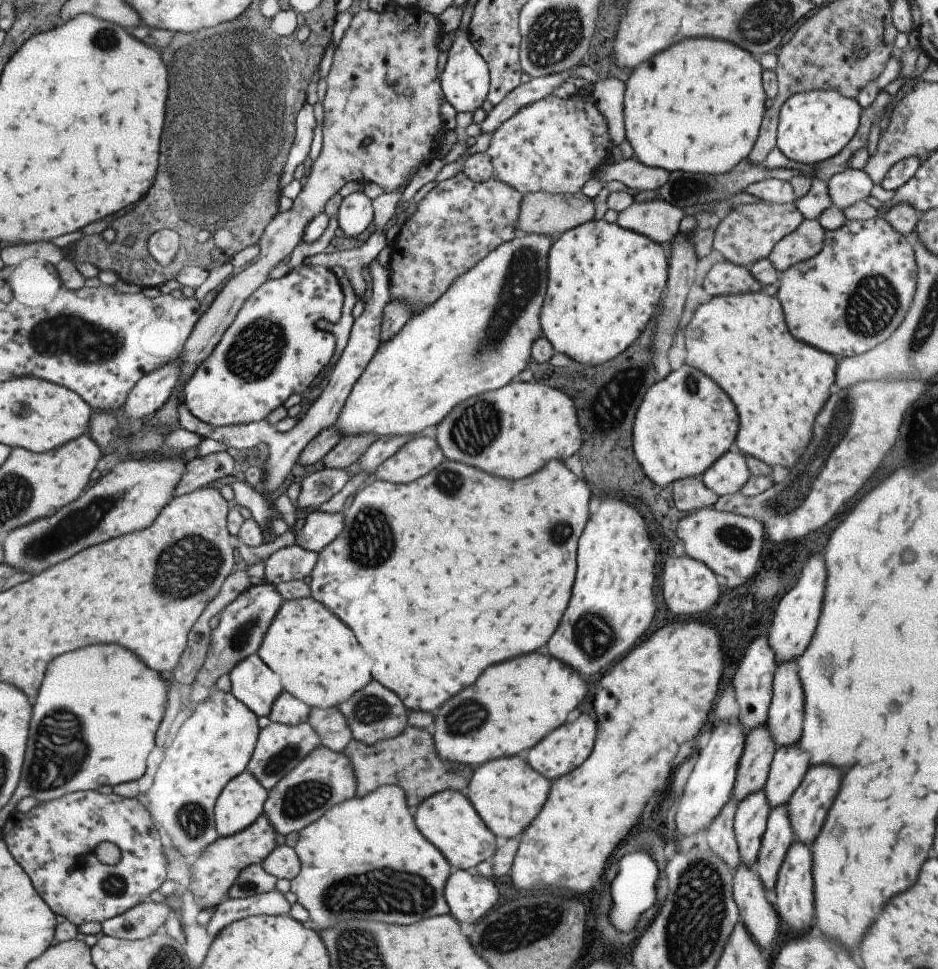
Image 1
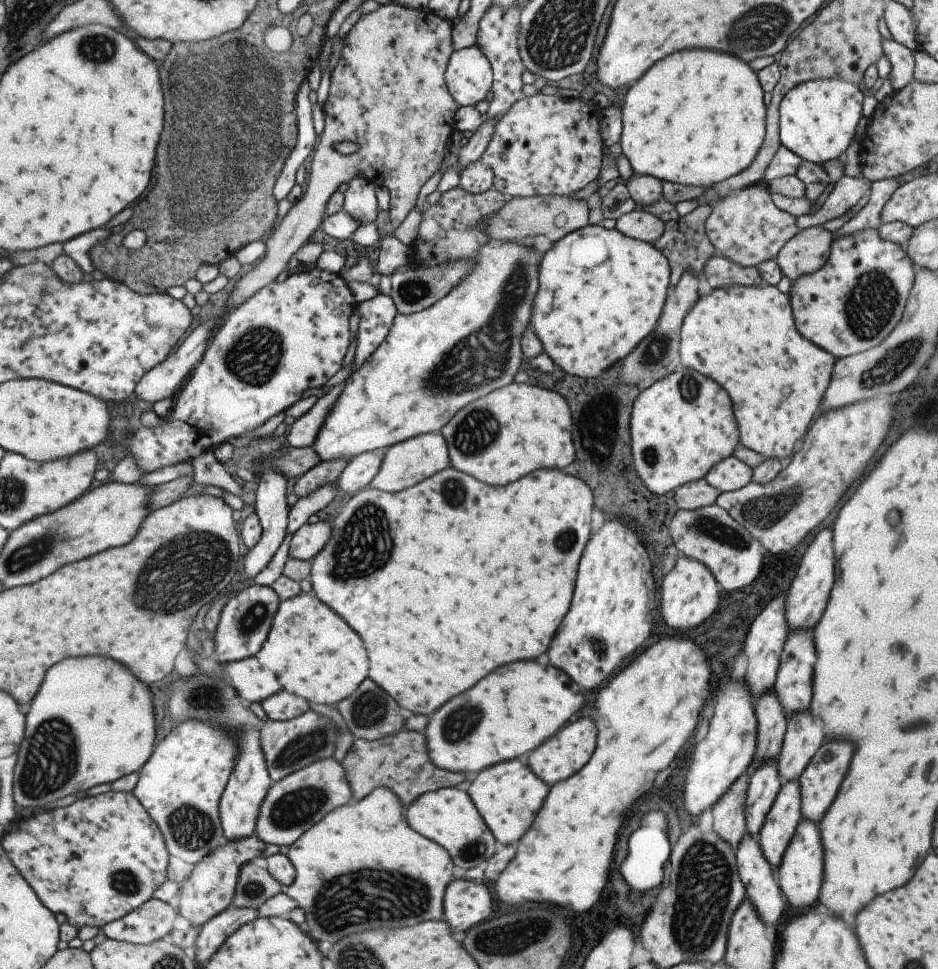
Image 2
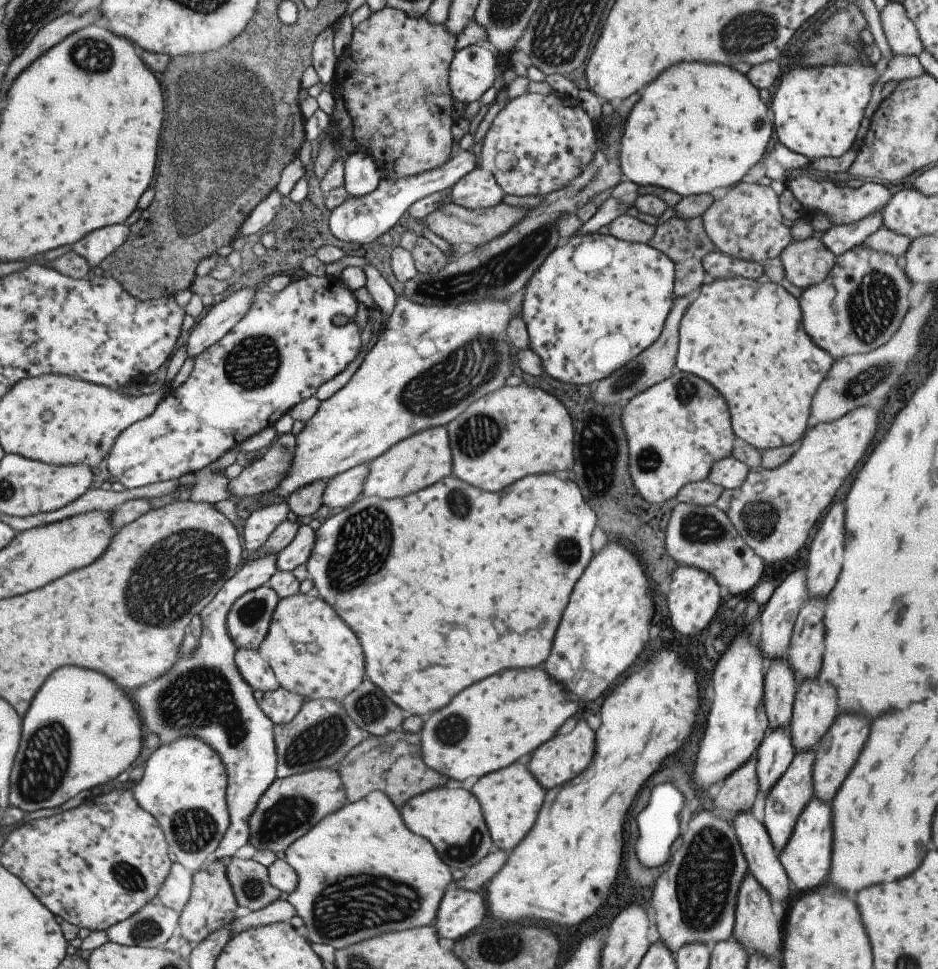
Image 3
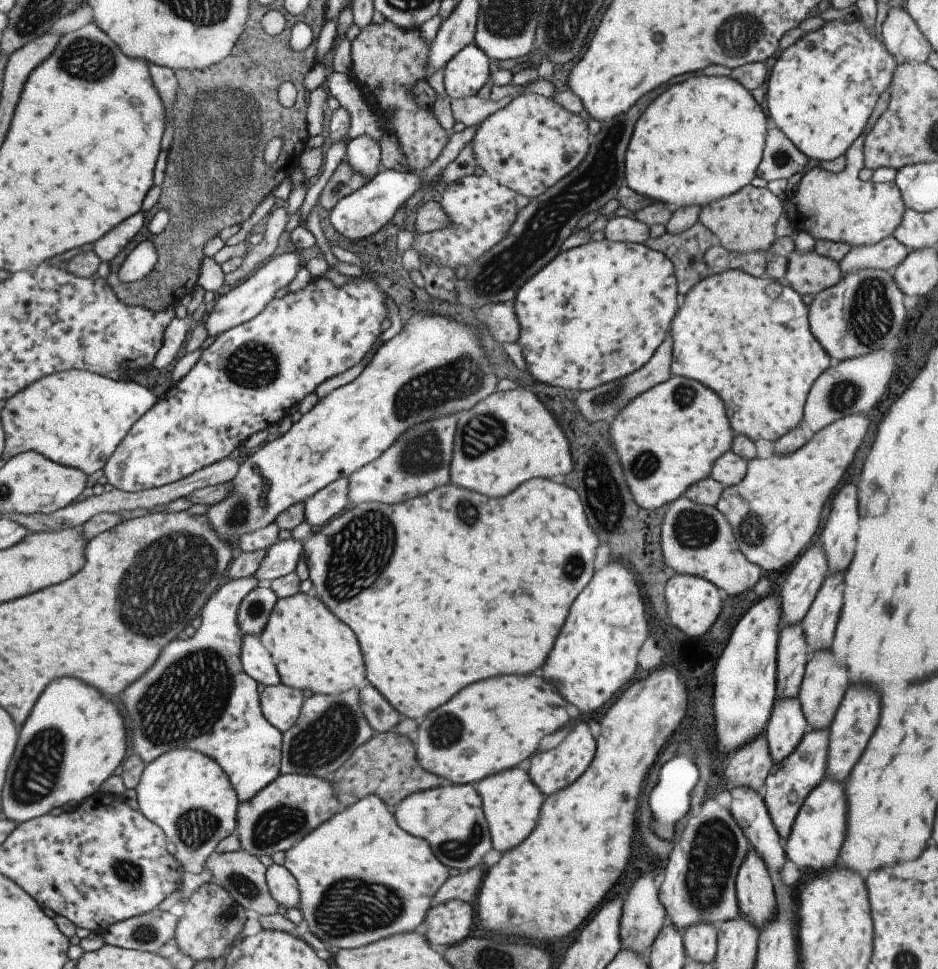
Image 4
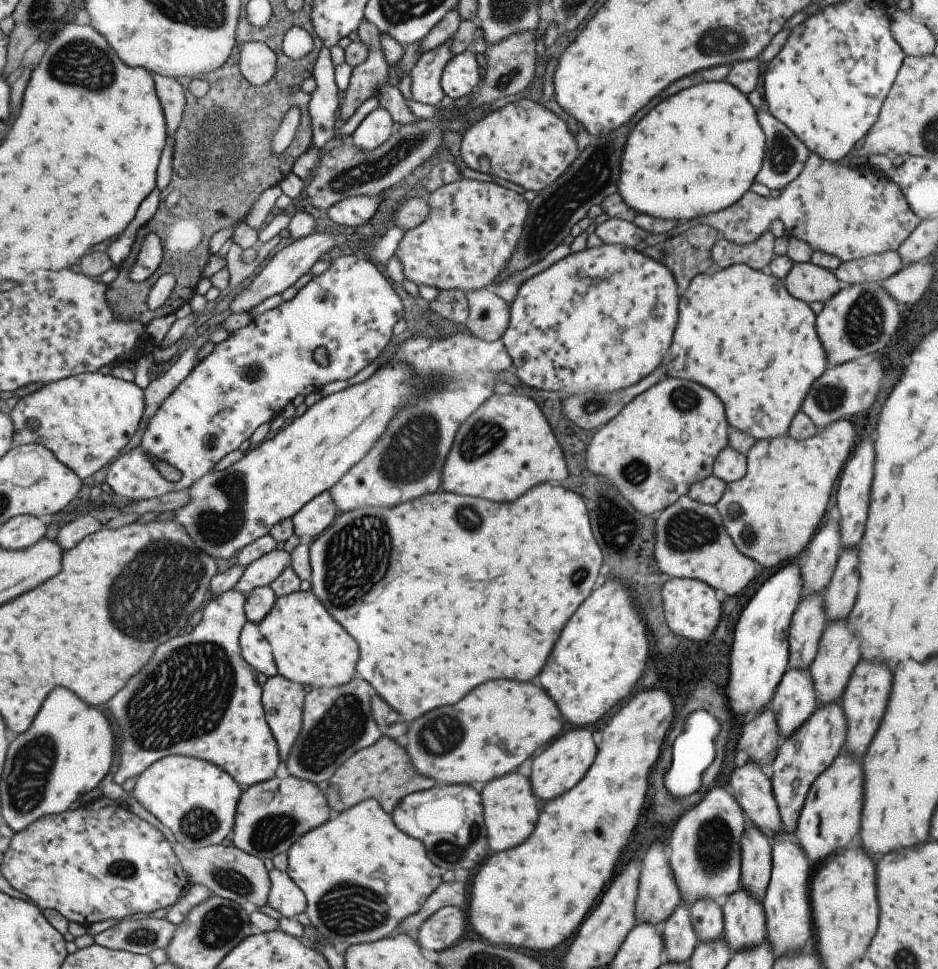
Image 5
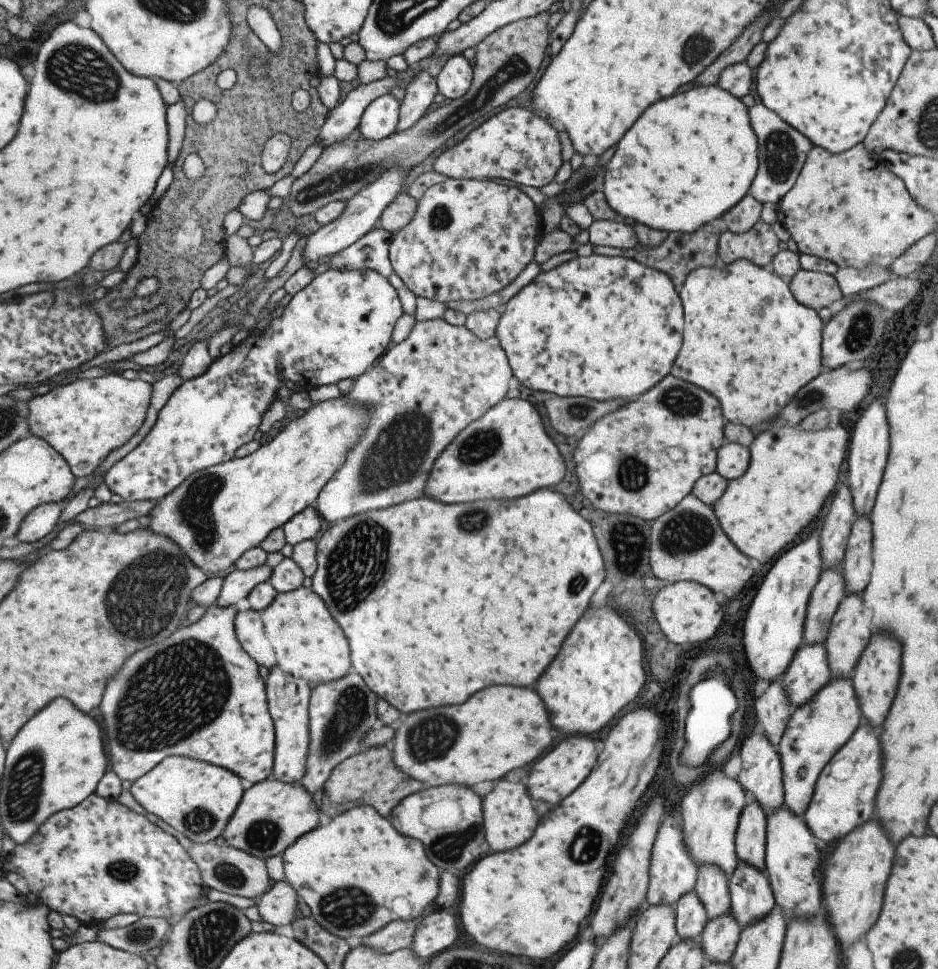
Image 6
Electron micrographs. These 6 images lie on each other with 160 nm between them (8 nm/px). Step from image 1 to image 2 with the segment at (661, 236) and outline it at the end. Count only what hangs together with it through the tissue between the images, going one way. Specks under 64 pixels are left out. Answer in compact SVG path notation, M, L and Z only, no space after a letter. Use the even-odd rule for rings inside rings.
M633 209L616 218L614 228L629 238L652 243L661 236L664 224L661 219L645 210Z

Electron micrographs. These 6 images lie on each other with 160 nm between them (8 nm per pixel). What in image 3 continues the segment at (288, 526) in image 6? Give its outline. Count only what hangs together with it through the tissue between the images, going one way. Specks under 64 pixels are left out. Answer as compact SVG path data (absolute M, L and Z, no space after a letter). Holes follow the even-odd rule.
M361 463L332 476L325 485L322 504L329 508L349 506L361 494L367 473L368 464Z

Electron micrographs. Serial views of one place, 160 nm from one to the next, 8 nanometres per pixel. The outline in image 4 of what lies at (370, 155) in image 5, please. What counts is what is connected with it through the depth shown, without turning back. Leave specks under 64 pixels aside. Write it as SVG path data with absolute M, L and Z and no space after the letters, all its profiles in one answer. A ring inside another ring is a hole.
M341 160L329 180L327 180L327 183L320 190L318 196L319 204L325 210L330 211L334 207L335 202L363 186L368 180L351 170L345 160Z

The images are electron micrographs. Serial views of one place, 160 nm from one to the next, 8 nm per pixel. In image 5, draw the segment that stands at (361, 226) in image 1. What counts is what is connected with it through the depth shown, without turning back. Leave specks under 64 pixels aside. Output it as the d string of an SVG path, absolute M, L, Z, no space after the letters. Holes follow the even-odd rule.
M378 106L369 114L366 114L365 118L355 127L350 140L358 150L370 151L376 149L388 139L392 124L394 122L389 113Z

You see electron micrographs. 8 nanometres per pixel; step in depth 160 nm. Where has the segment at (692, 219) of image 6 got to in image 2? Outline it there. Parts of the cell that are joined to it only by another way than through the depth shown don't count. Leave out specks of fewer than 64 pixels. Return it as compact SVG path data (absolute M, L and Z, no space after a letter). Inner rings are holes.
M699 48L675 52L655 62L629 86L620 105L620 154L627 158L633 174L707 188L747 168L765 134L766 107L756 72L737 56Z

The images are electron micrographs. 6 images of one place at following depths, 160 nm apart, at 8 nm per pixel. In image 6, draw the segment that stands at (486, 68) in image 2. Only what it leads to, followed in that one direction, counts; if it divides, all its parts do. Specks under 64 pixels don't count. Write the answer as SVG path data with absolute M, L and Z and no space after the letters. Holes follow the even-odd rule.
M451 55L435 76L436 87L445 98L459 98L469 88L473 68L461 55Z

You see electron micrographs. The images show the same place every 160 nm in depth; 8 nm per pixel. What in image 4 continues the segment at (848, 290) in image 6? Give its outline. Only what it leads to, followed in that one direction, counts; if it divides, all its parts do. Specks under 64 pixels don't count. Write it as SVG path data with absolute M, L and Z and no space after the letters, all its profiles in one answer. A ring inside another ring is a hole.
M889 235L872 245L851 247L838 265L843 275L859 269L881 269L892 273L908 252L906 246Z

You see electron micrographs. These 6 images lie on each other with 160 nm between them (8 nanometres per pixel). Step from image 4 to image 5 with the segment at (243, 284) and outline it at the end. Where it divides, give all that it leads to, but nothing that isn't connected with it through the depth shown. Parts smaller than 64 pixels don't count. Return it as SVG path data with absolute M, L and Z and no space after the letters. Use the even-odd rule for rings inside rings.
M317 233L315 235L307 235L300 239L295 239L288 246L281 248L268 262L263 266L262 270L247 284L247 288L234 296L228 304L228 311L233 314L239 312L247 312L257 304L261 304L265 298L273 296L273 294L281 294L285 288L292 286L294 282L302 274L305 274L315 264L315 261L321 257L321 254L329 251L329 248L337 246L336 235Z

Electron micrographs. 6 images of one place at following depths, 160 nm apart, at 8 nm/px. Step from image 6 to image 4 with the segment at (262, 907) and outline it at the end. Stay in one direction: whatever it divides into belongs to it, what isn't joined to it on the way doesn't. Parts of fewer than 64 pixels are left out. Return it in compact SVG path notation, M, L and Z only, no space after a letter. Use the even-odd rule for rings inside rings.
M272 863L265 869L268 891L275 902L286 908L298 908L298 888L293 875L283 866Z

